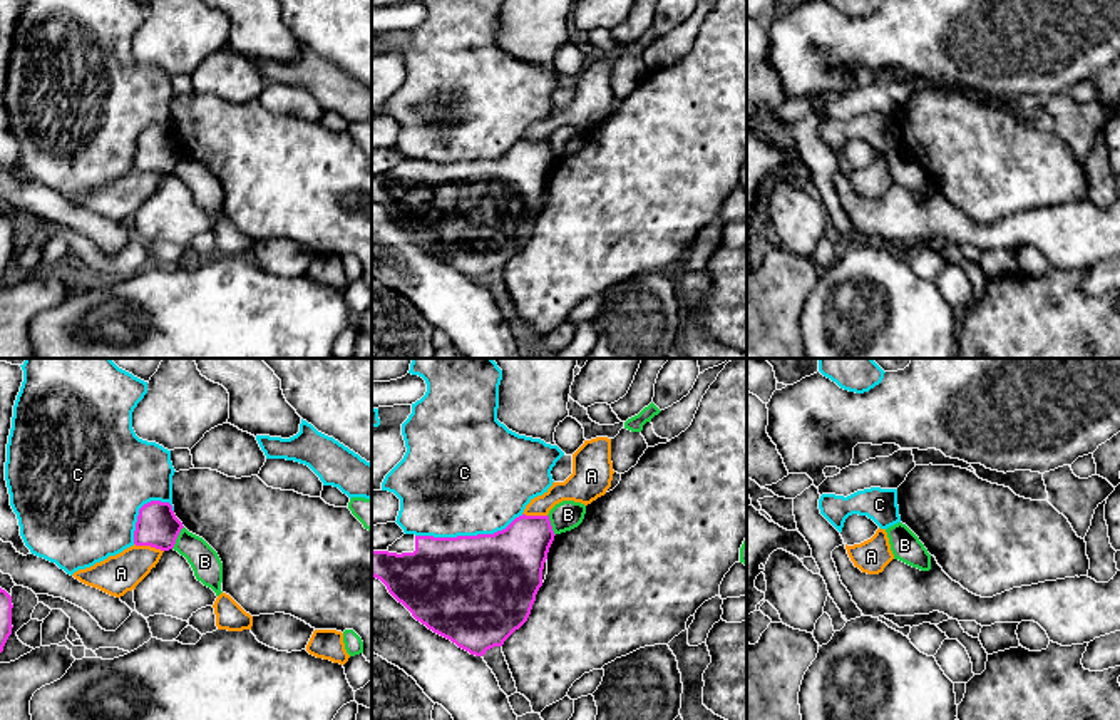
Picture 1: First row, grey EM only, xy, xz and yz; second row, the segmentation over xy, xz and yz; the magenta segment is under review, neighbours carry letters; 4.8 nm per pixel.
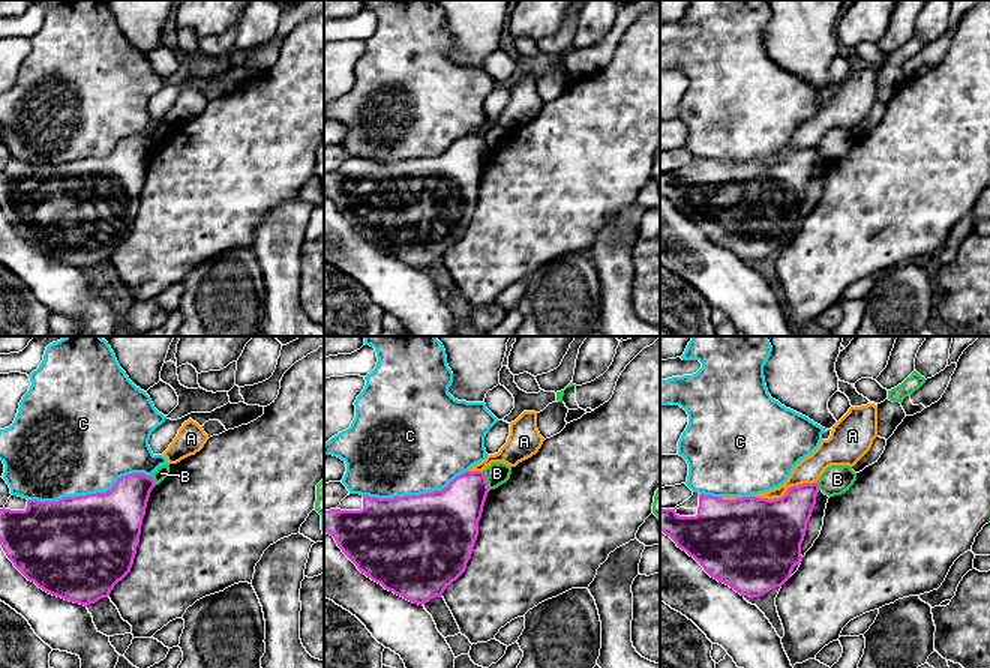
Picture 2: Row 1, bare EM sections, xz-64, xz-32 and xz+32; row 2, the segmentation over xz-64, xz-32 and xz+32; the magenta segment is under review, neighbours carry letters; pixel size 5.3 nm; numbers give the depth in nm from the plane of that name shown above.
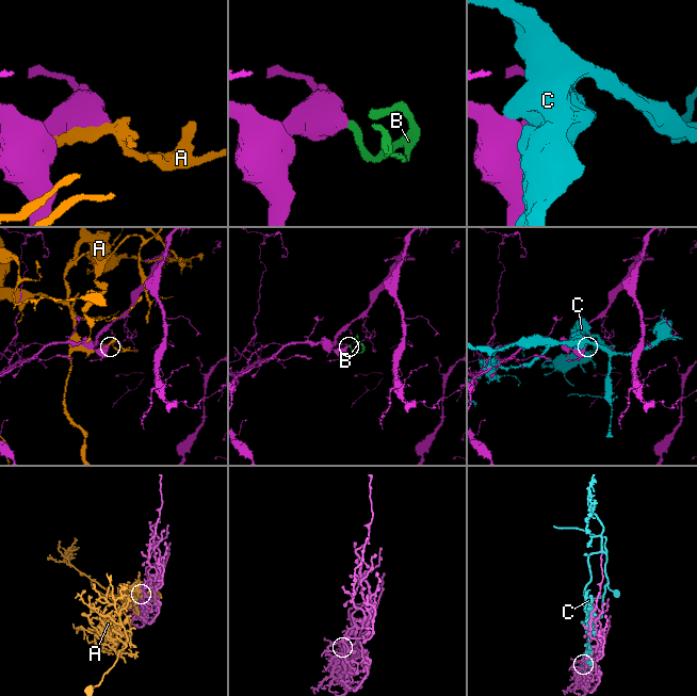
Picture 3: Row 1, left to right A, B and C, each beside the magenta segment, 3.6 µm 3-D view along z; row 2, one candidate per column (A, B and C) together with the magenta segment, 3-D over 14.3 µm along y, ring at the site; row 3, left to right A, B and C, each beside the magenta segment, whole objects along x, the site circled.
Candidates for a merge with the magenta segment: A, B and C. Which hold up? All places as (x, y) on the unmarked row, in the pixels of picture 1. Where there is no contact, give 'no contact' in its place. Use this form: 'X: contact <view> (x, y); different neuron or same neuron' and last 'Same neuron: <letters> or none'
A: contact xy (149, 169); different neuron
B: contact xy (176, 163); different neuron
C: contact xz (469, 161); different neuron
Same neuron: none

